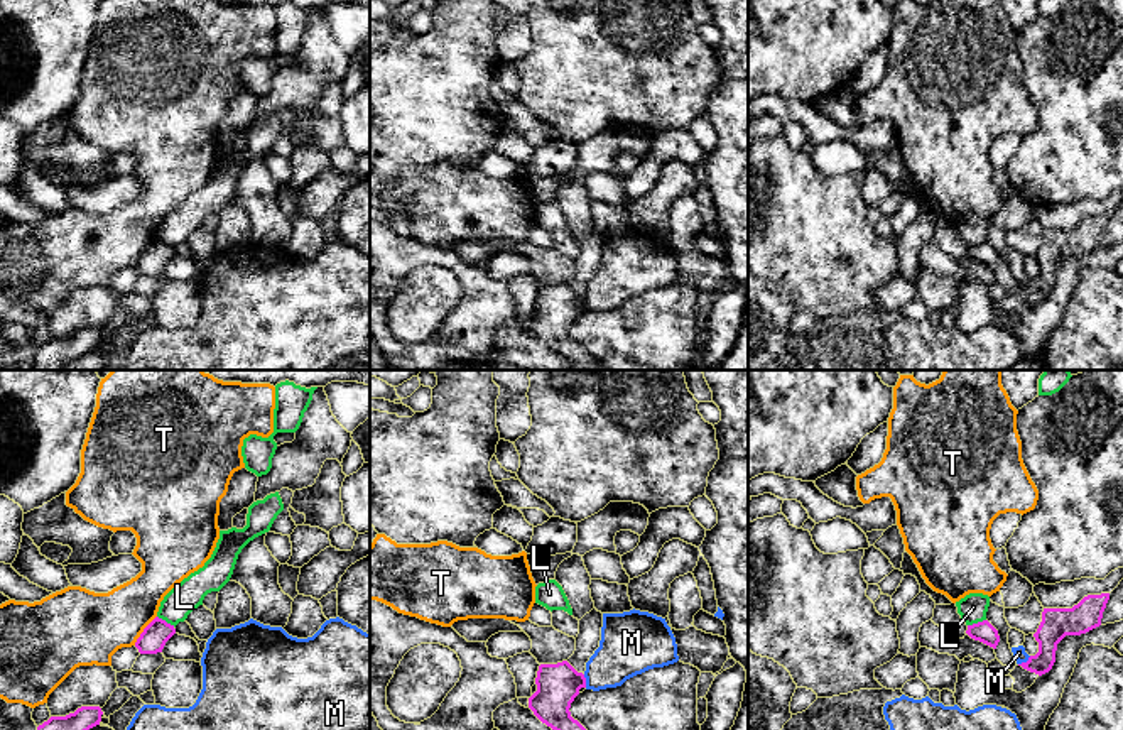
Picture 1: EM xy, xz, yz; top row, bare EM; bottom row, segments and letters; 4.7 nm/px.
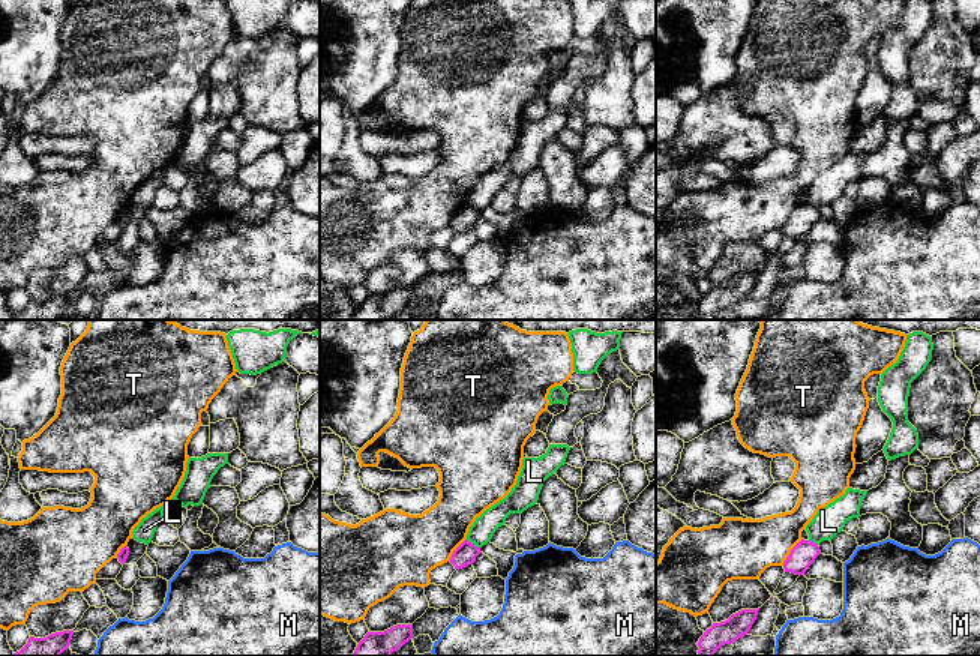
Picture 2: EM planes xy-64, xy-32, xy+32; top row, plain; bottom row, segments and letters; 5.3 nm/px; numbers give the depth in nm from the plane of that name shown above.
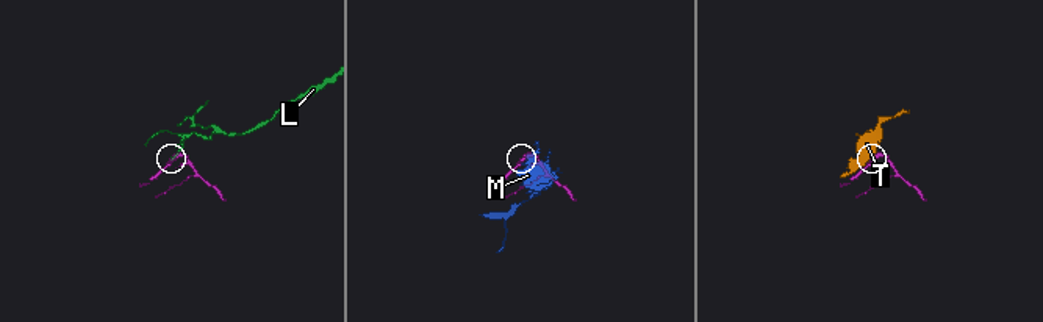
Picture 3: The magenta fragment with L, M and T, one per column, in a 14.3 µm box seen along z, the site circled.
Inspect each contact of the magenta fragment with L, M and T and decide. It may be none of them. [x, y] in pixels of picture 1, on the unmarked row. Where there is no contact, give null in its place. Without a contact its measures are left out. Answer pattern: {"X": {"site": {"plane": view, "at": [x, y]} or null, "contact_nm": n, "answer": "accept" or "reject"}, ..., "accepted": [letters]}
{"L": {"site": {"plane": "yz", "at": [978, 244]}, "contact_nm": 90, "answer": "reject"}, "M": {"site": {"plane": "yz", "at": [1024, 284]}, "contact_nm": 80, "answer": "reject"}, "T": {"site": {"plane": "xy", "at": [144, 252]}, "contact_nm": 180, "answer": "reject"}, "accepted": []}

